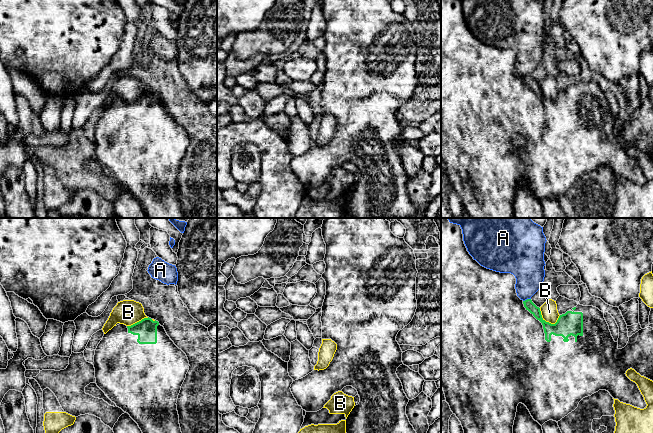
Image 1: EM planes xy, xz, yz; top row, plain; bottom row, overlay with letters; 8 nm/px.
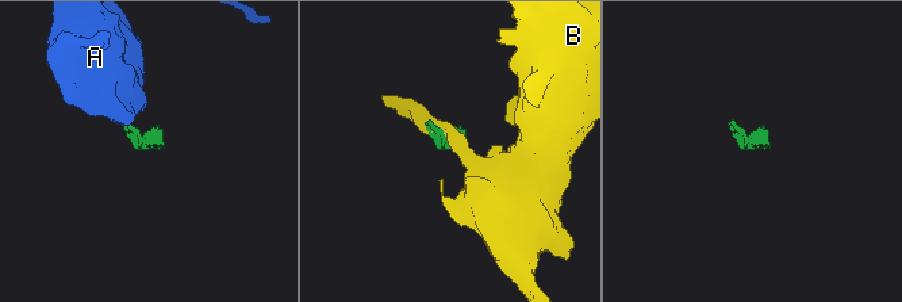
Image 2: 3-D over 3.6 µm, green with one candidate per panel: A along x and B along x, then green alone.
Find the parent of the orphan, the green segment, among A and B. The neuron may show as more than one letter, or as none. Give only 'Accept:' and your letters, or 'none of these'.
Accept: none of these

